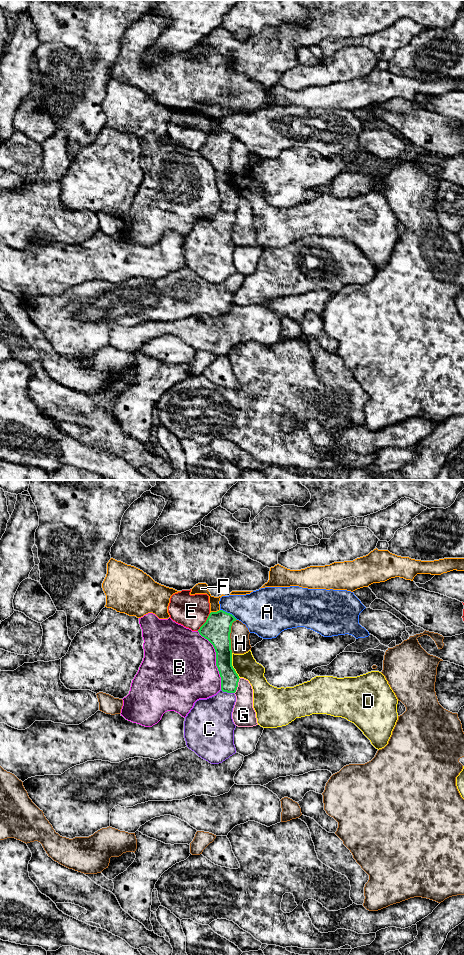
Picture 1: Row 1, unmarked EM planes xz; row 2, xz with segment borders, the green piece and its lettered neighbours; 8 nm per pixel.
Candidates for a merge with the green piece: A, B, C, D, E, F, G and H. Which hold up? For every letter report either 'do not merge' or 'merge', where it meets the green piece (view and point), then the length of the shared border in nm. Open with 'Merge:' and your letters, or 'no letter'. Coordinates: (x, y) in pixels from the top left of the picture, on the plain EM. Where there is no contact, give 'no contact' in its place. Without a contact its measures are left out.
Merge: no letter
A: do not merge; contact xz (229, 133); length 170 nm
B: do not merge; contact xz (216, 180); length 500 nm
C: do not merge; contact xz (227, 212); length 110 nm
D: do not merge; contact xz (232, 186); length 220 nm
E: do not merge; contact xz (205, 142); length 180 nm
F: do not merge; contact xz (214, 132); length 90 nm
G: do not merge; contact xz (237, 206); length 140 nm
H: do not merge; contact xz (229, 156); length 280 nm

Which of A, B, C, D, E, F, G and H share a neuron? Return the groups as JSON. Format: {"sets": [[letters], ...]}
{"sets": [["A"], ["B"], ["C"], ["D"], ["E"], ["F"], ["G"], ["H"]]}

